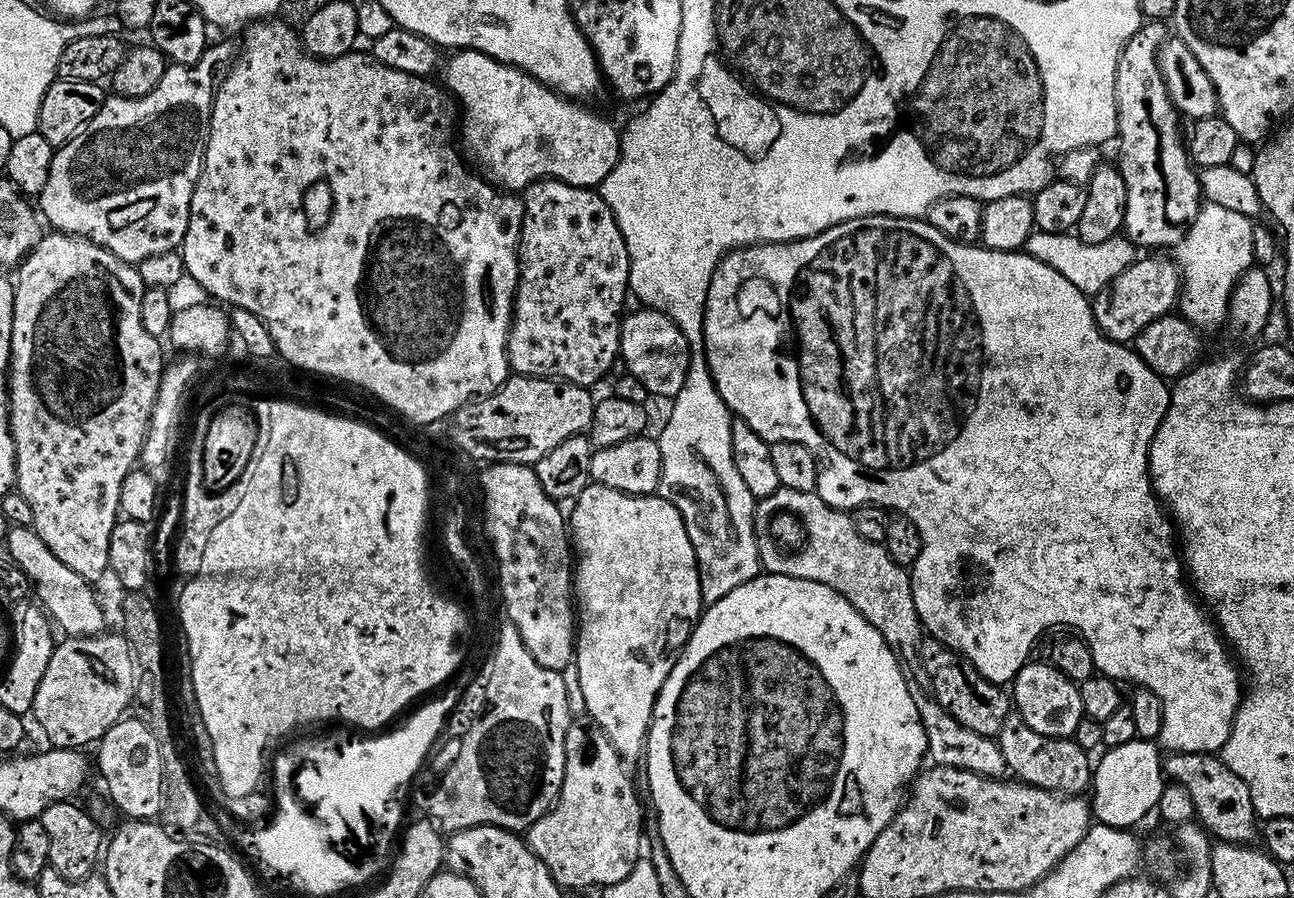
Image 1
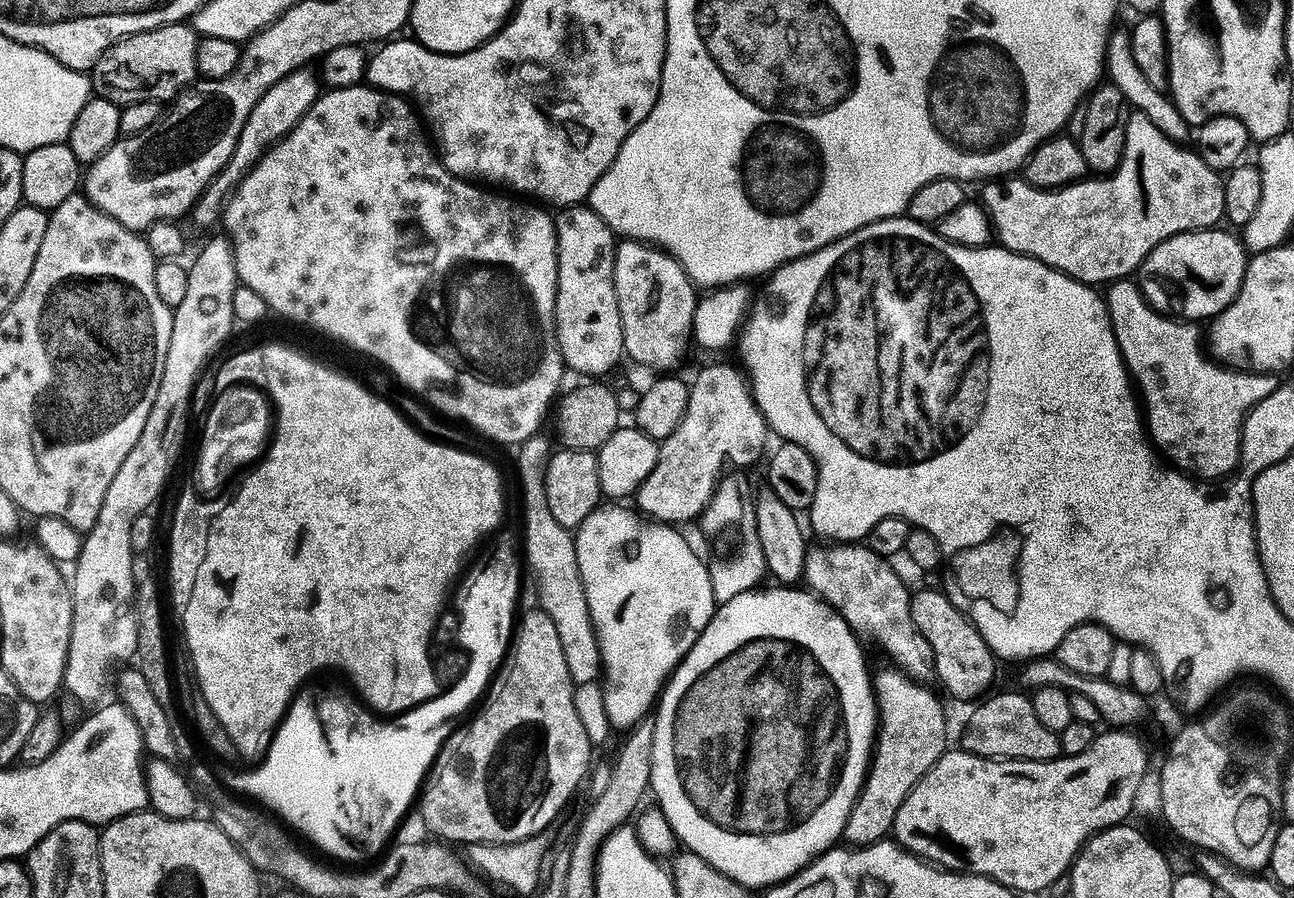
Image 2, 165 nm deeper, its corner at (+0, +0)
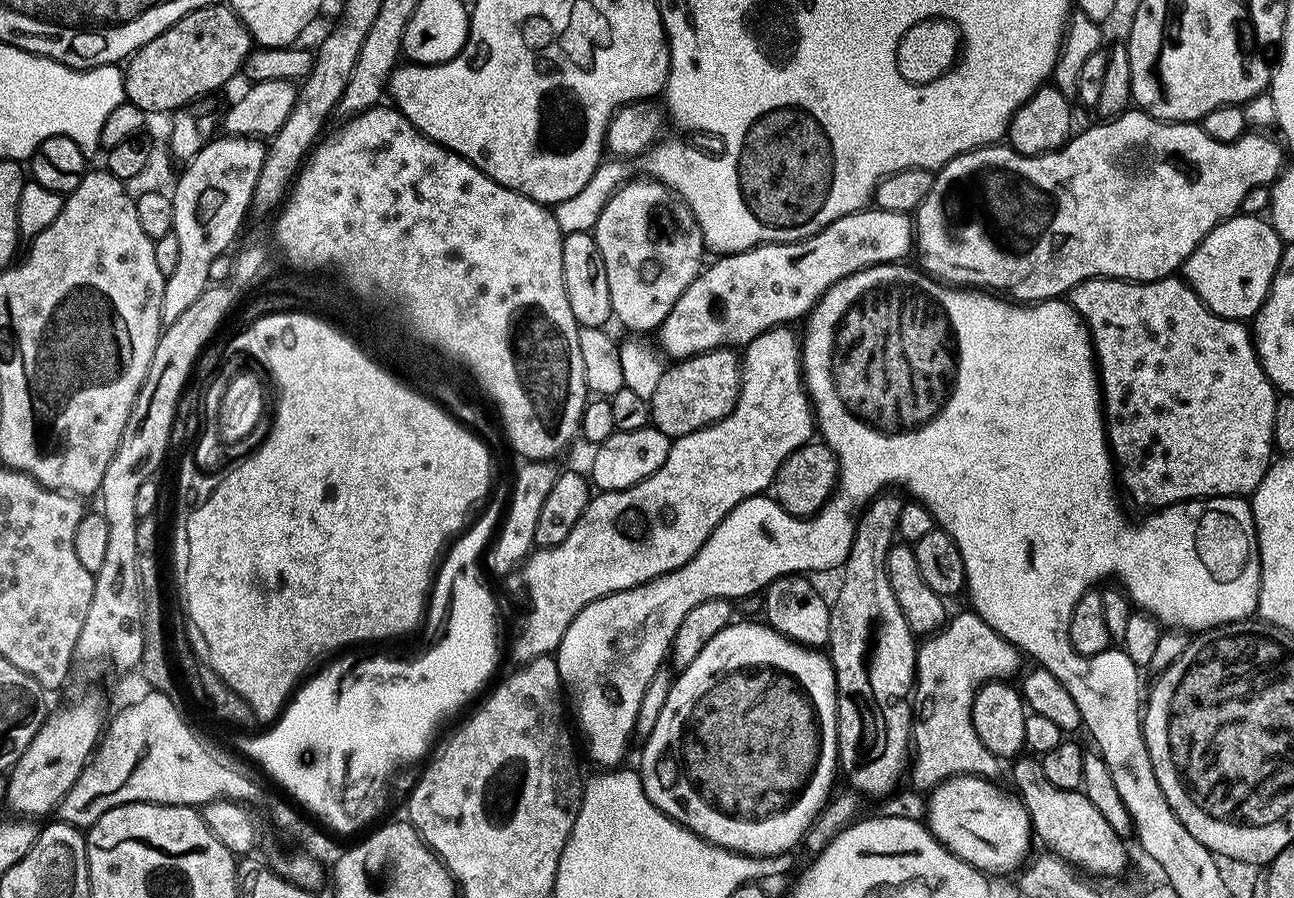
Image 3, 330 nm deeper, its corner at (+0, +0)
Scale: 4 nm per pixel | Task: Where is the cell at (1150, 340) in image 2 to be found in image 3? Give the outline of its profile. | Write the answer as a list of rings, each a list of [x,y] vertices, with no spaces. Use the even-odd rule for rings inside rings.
[[[1169,278],[1167,280],[1159,280],[1153,284],[1133,284],[1127,280],[1087,280],[1082,282],[1070,294],[1070,303],[1076,309],[1076,313],[1084,319],[1088,326],[1088,331],[1092,333],[1092,346],[1096,350],[1096,359],[1098,361],[1098,371],[1100,373],[1100,383],[1104,394],[1104,411],[1108,422],[1108,442],[1114,457],[1114,463],[1118,469],[1118,480],[1124,488],[1128,491],[1128,496],[1140,508],[1148,508],[1144,510],[1159,510],[1162,508],[1169,508],[1175,504],[1186,504],[1190,500],[1210,500],[1218,496],[1234,496],[1237,498],[1248,498],[1259,493],[1262,482],[1267,480],[1268,471],[1272,469],[1274,463],[1274,445],[1276,442],[1276,431],[1274,430],[1274,422],[1276,421],[1276,401],[1278,399],[1278,389],[1275,384],[1271,383],[1268,375],[1264,372],[1264,368],[1260,365],[1260,356],[1256,352],[1256,342],[1253,333],[1250,331],[1247,323],[1238,320],[1227,320],[1218,314],[1214,314],[1202,301],[1200,301],[1199,294],[1193,290],[1191,284],[1185,282],[1180,278]]]

